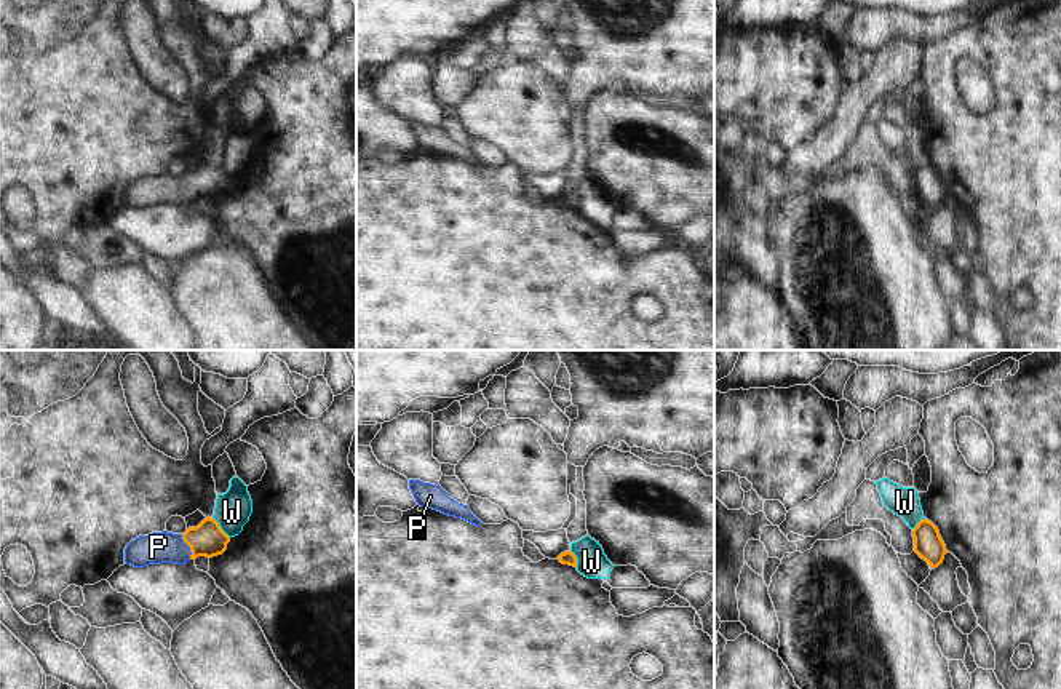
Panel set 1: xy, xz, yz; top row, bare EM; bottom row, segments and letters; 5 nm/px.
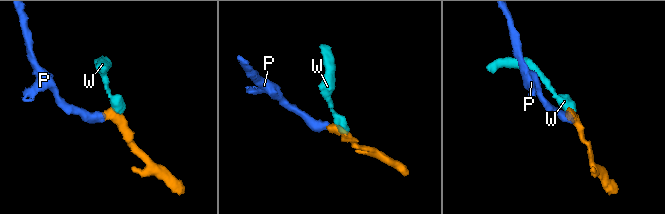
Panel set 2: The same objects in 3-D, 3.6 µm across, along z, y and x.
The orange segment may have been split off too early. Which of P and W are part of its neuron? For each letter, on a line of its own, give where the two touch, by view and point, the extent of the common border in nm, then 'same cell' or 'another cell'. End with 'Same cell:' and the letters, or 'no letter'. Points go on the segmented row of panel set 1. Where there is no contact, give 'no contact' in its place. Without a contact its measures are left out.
P: xy (189, 545) | 140 nm | same cell
W: xy (219, 528) | 140 nm | another cell
Same cell: P

